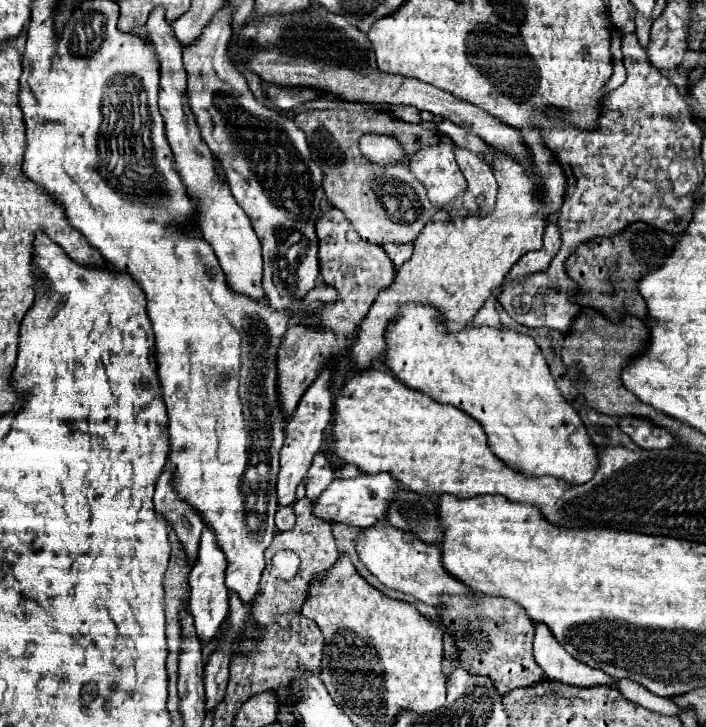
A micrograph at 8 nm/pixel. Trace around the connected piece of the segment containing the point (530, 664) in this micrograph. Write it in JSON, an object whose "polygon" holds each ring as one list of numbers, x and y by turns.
{"polygon":[[445,596,443,606,437,610,437,614,457,640,457,648,461,652,459,664,471,672,491,676,497,692,507,694,513,688,545,680,545,672,541,672,541,666,533,658,533,622,519,604,491,596]]}

